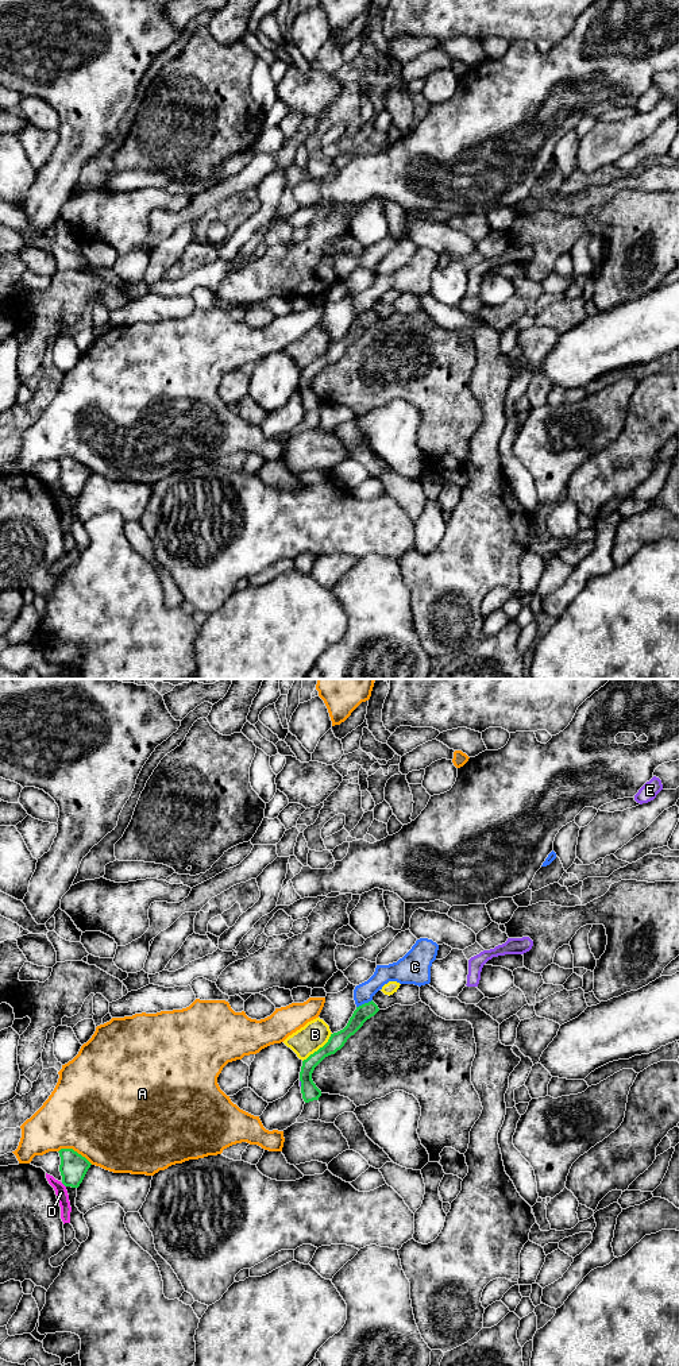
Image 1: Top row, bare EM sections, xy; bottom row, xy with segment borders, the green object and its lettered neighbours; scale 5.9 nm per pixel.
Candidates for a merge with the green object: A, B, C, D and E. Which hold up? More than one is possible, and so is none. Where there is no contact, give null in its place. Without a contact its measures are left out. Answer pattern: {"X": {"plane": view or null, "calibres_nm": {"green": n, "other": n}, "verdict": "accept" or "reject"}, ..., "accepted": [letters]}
{"A": {"plane": "xy", "calibres_nm": {"green": 160, "other": 500}, "verdict": "reject"}, "B": {"plane": "xy", "calibres_nm": {"green": 100, "other": 170}, "verdict": "reject"}, "C": {"plane": "xy", "calibres_nm": {"green": 90, "other": 120}, "verdict": "reject"}, "D": {"plane": "xy", "calibres_nm": {"green": 160, "other": 70}, "verdict": "reject"}, "E": {"plane": "xy", "calibres_nm": {"green": 100, "other": 20}, "verdict": "reject"}, "accepted": []}

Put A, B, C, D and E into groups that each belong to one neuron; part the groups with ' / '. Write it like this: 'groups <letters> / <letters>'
groups A / B / C / D / E

